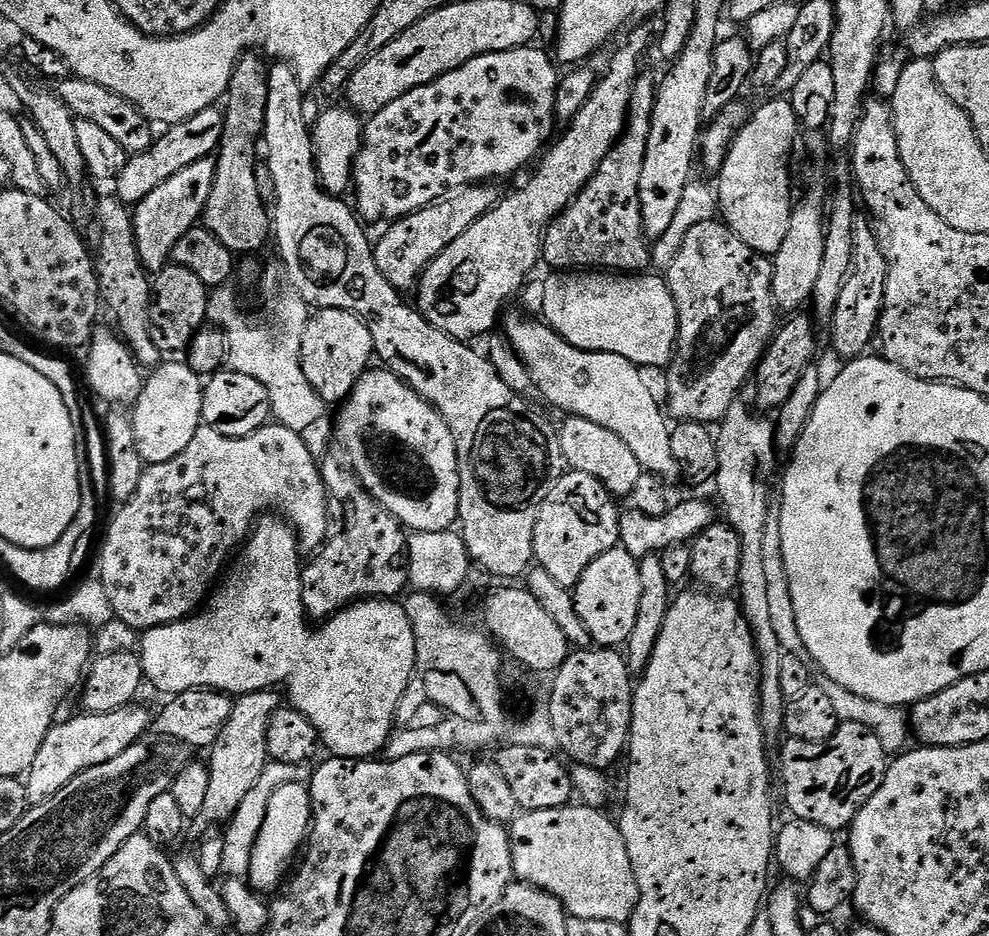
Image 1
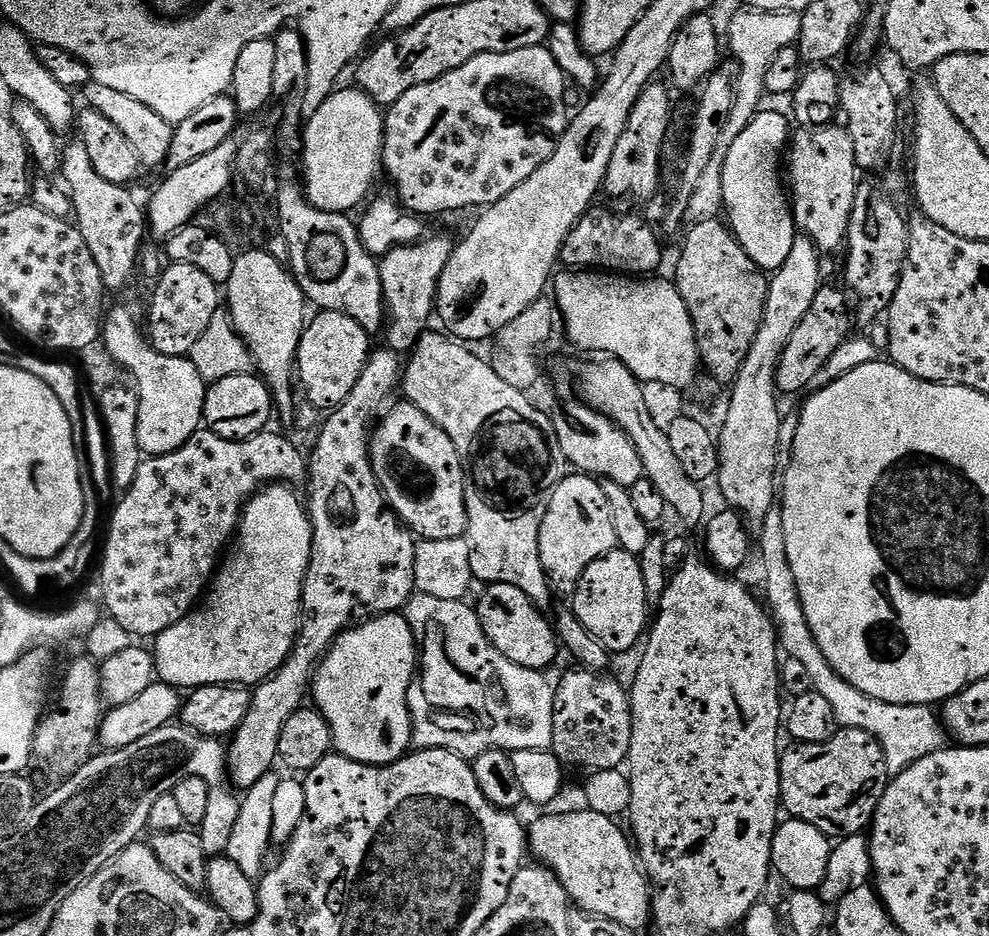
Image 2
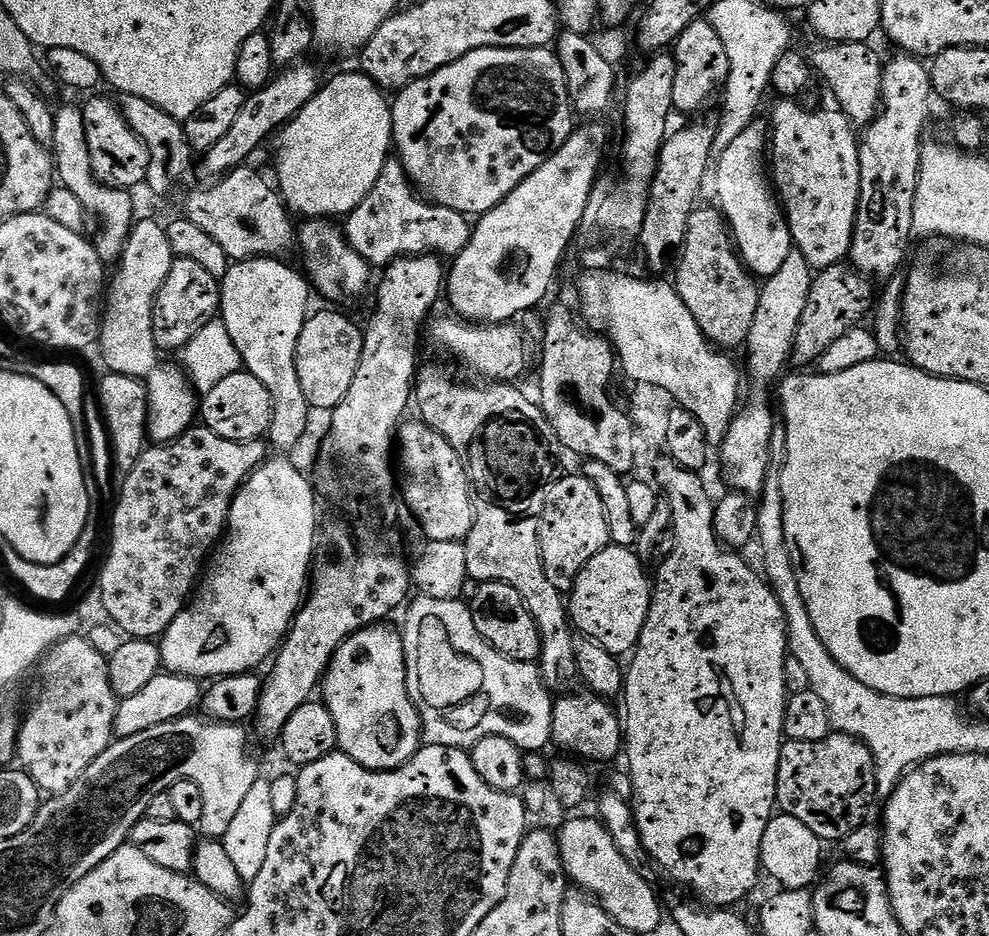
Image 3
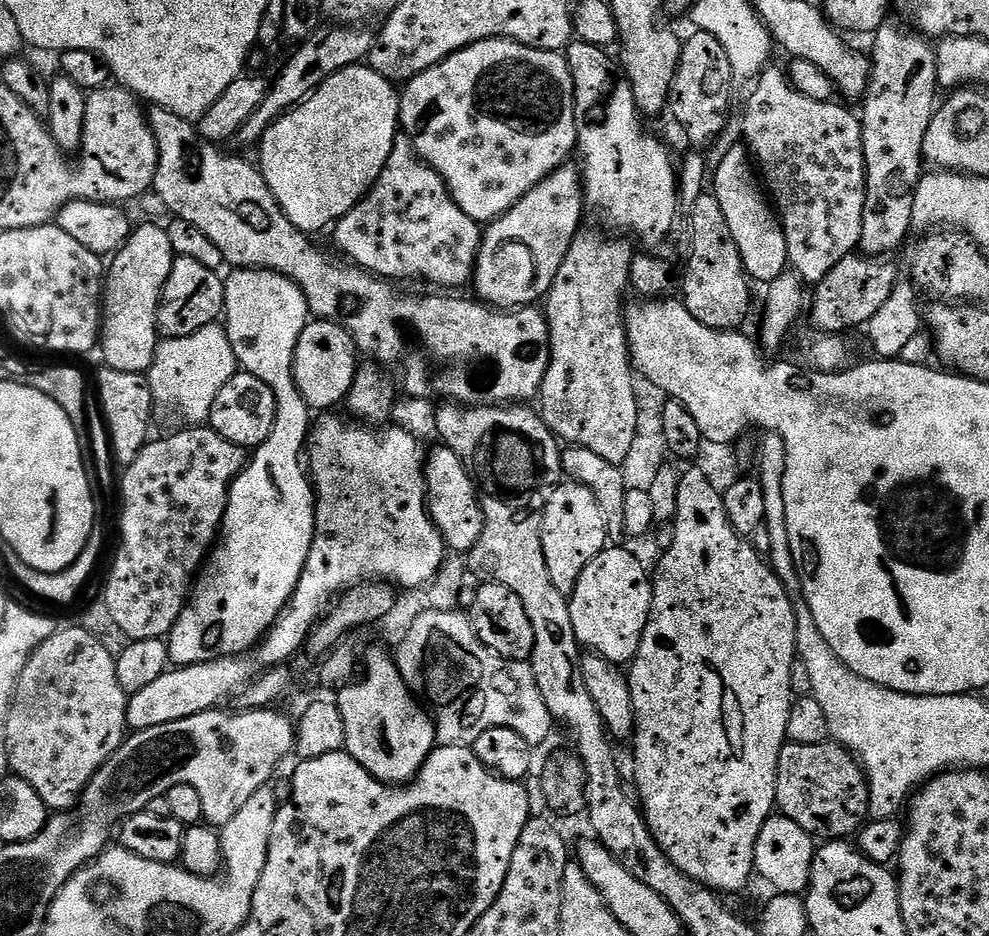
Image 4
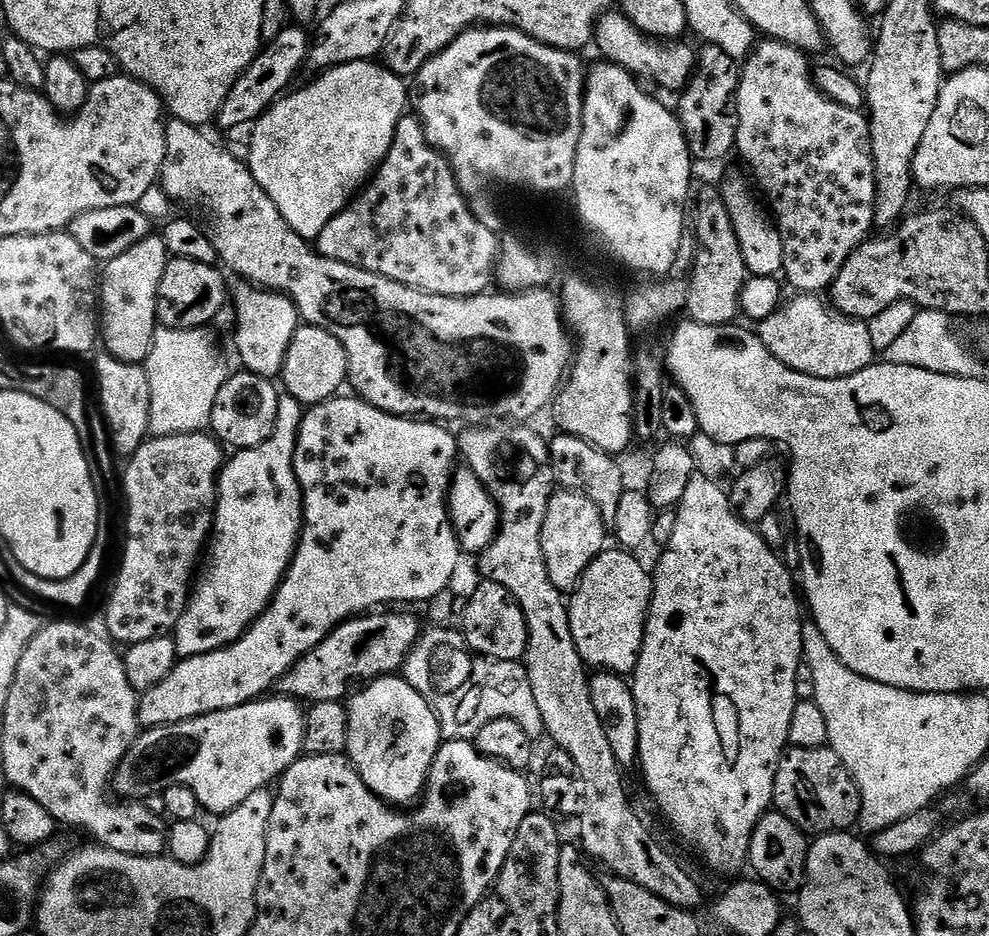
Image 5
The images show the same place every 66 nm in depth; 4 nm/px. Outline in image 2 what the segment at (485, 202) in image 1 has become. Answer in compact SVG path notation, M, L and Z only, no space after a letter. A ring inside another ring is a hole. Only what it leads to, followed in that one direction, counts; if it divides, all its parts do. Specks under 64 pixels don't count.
M427 236L415 242L399 244L378 260L387 316L388 340L394 347L404 350L414 347L429 327L428 319L433 319L436 307L438 282L442 270L446 268L446 262L450 262L452 257L454 240L448 236Z

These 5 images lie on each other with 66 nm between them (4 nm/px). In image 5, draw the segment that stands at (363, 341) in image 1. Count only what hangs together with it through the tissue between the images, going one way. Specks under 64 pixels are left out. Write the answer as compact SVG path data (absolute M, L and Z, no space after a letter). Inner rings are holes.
M301 323L297 328L284 359L283 391L299 404L311 406L332 399L348 384L348 359L346 350L330 330L322 330L313 324Z

